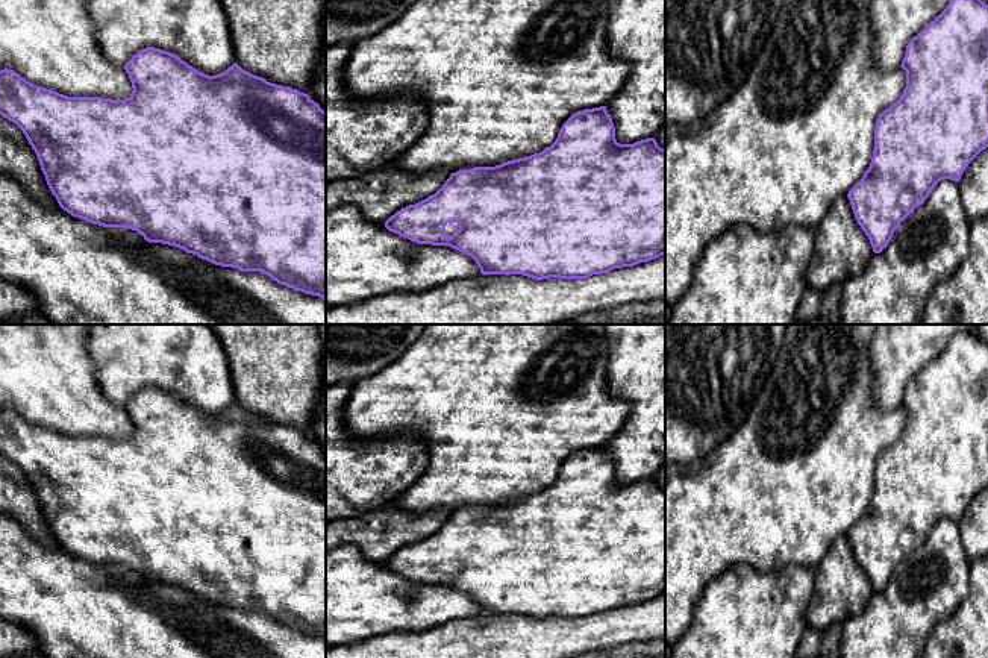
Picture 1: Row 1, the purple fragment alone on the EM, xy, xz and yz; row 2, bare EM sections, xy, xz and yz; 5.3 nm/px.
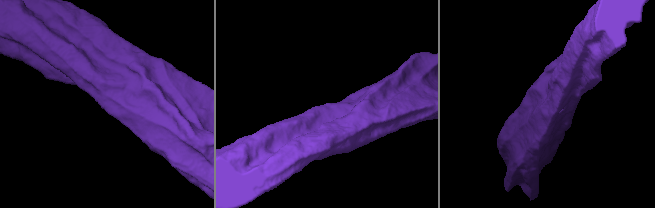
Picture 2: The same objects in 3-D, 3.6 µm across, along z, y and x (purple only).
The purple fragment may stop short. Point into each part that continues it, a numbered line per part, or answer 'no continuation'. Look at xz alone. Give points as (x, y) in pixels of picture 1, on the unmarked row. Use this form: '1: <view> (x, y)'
1: xz (378, 534)

